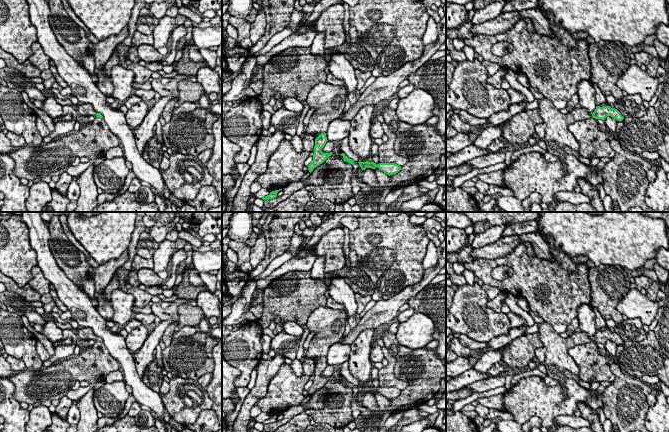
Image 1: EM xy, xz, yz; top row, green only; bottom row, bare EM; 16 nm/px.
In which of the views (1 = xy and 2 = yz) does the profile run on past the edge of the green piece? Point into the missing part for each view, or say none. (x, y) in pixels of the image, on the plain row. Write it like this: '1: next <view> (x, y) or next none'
1: next xy (86, 334)
2: next yz (556, 359)

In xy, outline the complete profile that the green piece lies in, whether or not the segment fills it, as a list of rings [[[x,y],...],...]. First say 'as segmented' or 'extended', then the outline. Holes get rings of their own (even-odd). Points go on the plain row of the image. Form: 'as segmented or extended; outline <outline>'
extended; outline [[[80,327],[78,329],[78,338],[79,340],[95,340],[95,341],[99,341],[99,342],[103,342],[103,340],[100,337],[97,337],[93,330],[91,328],[84,328],[84,327]]]

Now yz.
extended; outline [[[545,320],[543,323],[538,324],[538,326],[540,339],[546,348],[544,366],[547,370],[547,376],[556,380],[561,385],[568,379],[563,374],[563,372],[567,370],[577,376],[578,379],[576,381],[581,387],[587,390],[591,389],[591,384],[580,378],[579,368],[573,358],[568,354],[570,348],[591,341],[605,344],[607,340],[611,340],[617,345],[624,343],[617,333],[611,332],[610,330],[597,330],[594,336],[589,336],[585,332],[575,331],[573,334],[568,335],[567,338],[563,338],[560,334],[555,332],[552,325]]]

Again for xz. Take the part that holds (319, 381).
extended; outline [[[325,306],[314,310],[307,320],[307,328],[315,335],[305,351],[303,359],[317,361],[315,363],[313,384],[308,390],[310,397],[332,379],[332,376],[323,377],[321,375],[328,365],[325,356],[329,348],[343,338],[347,318],[345,311]]]

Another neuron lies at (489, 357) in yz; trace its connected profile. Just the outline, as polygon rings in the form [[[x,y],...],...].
[[[500,348],[498,350],[486,350],[482,357],[478,359],[474,366],[474,369],[481,374],[486,374],[493,364],[499,362],[503,358],[503,351],[506,348]]]

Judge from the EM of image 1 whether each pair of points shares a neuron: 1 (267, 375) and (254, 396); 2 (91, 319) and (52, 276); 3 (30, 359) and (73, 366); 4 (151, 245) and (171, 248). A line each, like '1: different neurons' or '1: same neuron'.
1: same neuron
2: same neuron
3: different neurons
4: different neurons

